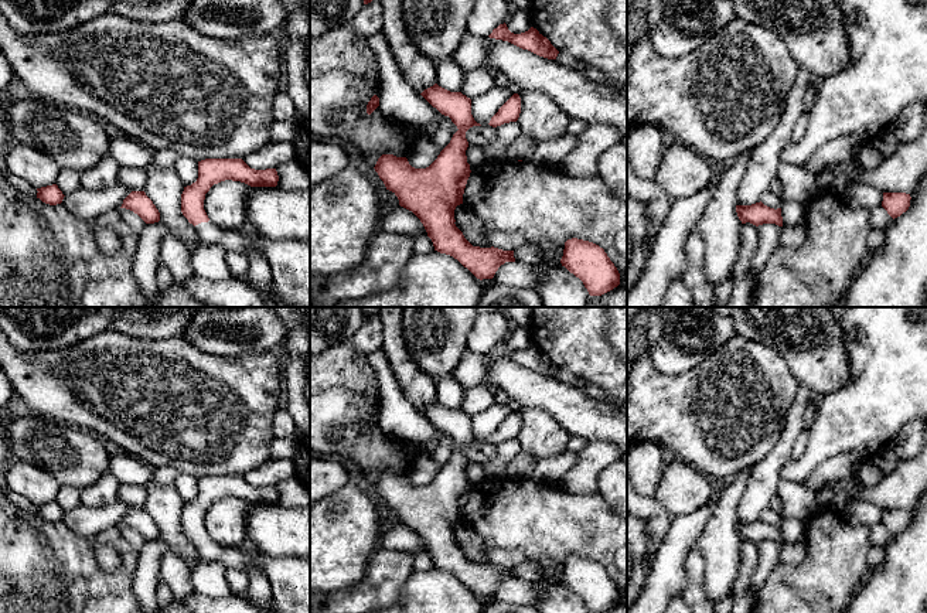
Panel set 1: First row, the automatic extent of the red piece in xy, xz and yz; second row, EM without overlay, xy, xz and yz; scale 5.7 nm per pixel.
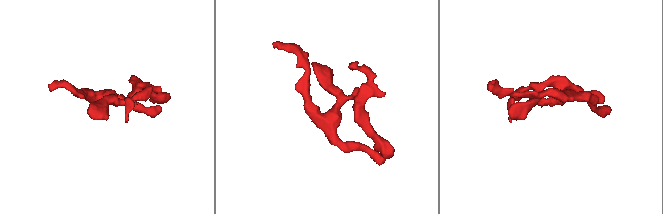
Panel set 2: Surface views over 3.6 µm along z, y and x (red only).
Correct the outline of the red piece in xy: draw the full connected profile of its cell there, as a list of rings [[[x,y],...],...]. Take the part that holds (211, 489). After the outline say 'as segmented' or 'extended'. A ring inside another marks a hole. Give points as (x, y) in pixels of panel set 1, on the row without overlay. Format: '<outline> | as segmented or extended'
[[[205,476],[198,479],[198,495],[191,503],[184,504],[181,511],[181,529],[192,541],[204,562],[219,561],[226,569],[241,569],[246,572],[248,565],[256,565],[269,579],[273,593],[273,612],[276,613],[310,613],[310,558],[299,556],[248,556],[238,545],[224,546],[214,542],[205,527],[205,511],[214,501],[225,497],[241,498],[251,504],[276,504],[279,493],[276,486],[255,487],[242,476]]] | extended

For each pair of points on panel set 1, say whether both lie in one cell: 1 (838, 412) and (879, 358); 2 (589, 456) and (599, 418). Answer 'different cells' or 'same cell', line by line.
1: same cell
2: different cells

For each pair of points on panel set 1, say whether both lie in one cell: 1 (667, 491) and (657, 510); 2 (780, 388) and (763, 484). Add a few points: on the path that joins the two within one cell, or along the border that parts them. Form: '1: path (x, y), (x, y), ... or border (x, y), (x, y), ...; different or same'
1: border (654, 497), (672, 516); different
2: border (784, 422), (776, 443), (750, 467); different

